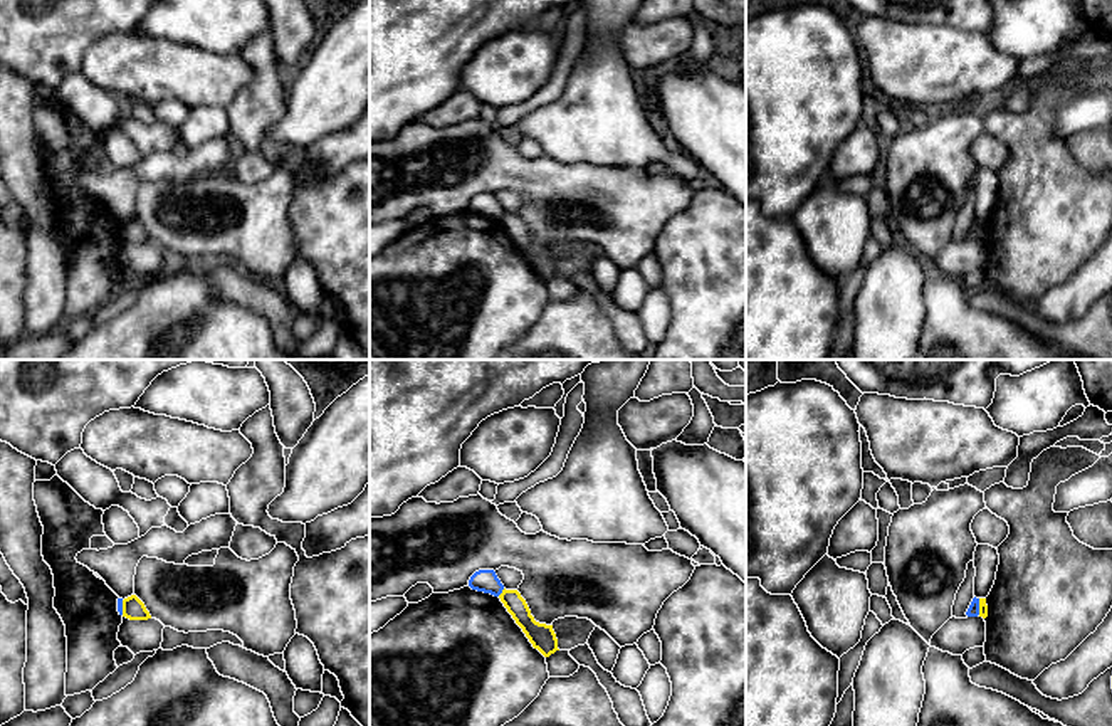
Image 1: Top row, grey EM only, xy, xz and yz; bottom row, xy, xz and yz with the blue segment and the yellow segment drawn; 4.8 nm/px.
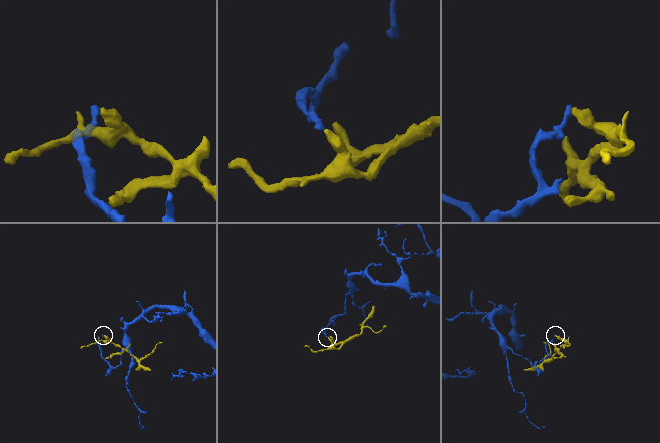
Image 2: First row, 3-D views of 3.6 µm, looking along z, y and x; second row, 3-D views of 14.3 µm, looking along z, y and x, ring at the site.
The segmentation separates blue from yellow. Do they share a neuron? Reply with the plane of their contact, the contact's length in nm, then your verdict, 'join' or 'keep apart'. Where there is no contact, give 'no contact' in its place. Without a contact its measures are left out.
meets blue in xz; contact 50 nm long; keep apart

